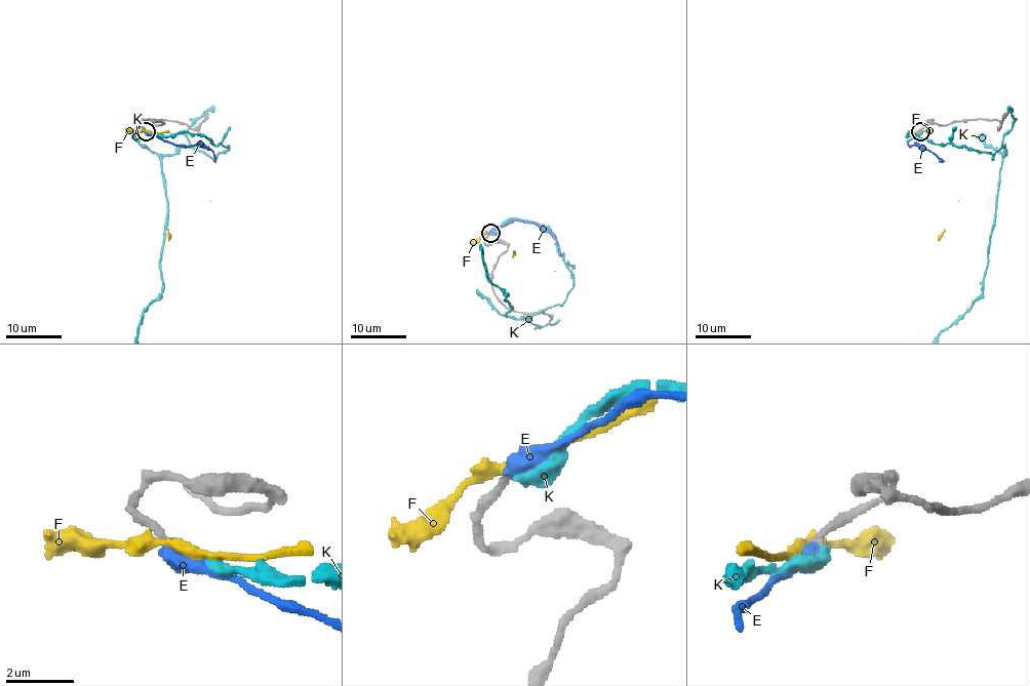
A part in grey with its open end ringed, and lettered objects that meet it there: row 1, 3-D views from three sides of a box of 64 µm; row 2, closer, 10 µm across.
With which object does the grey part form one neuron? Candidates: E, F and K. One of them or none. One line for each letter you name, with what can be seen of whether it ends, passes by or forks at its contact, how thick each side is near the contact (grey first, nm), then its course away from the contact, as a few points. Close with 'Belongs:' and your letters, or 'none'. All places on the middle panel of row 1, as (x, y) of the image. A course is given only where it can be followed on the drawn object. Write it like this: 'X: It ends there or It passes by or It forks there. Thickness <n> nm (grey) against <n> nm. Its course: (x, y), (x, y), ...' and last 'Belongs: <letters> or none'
E: It ends there. Thickness 260 nm (grey) against 600 nm
Belongs: E

